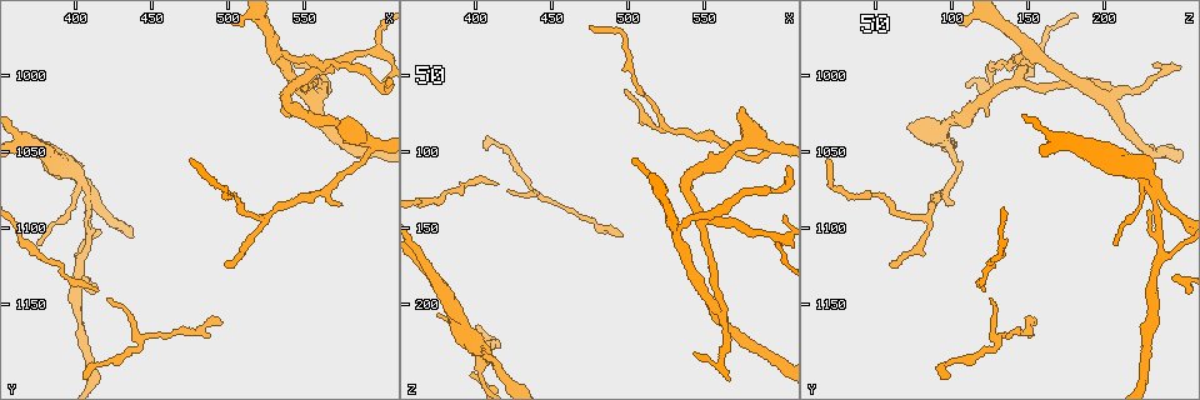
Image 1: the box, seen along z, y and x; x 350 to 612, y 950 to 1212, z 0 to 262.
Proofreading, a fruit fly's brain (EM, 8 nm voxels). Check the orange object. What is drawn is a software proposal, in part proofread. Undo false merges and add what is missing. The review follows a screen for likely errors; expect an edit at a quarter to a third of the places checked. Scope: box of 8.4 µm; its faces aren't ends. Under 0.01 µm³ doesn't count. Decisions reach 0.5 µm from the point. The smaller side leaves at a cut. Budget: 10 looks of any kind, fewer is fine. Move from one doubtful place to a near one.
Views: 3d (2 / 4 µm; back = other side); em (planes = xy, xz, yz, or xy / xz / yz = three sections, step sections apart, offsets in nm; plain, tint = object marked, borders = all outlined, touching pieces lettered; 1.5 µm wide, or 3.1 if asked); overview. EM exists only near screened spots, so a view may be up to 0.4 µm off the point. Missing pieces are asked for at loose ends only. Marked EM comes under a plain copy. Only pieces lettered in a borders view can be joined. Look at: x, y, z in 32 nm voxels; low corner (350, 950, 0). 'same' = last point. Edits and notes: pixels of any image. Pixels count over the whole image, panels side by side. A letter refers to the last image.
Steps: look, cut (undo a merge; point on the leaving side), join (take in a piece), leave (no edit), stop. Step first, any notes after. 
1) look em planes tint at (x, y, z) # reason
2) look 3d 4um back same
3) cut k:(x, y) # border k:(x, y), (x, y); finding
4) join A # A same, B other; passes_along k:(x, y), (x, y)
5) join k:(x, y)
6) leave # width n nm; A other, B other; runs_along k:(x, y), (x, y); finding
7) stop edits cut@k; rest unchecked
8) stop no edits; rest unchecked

look 3d 2um at (532, 984, 150) # three-way junction

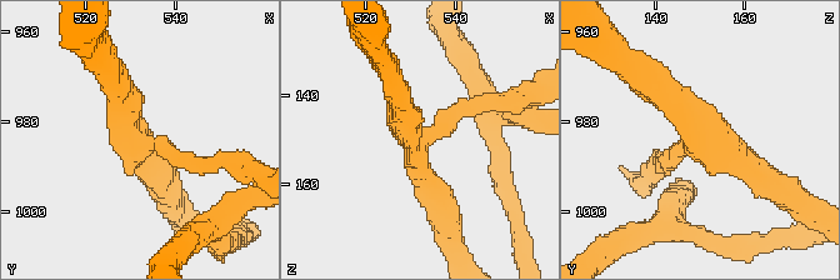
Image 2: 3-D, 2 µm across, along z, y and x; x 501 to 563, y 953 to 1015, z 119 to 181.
look em xz step 8 tint at (533, 986, 151) # arms 3; arm_widths 170, 200, 220 nm

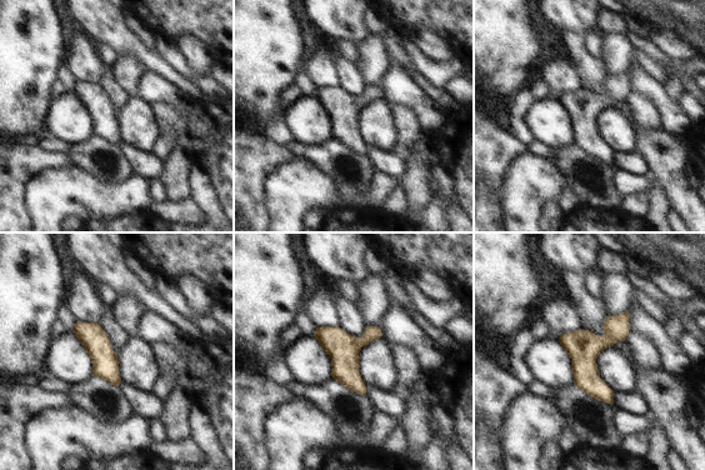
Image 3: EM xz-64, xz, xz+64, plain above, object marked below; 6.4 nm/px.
look em planes borders same # cut it another way

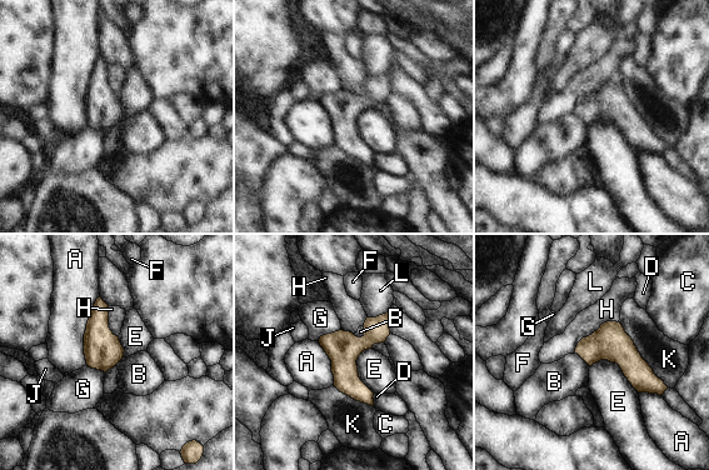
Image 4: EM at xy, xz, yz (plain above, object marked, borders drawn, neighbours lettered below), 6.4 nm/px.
leave # A other, B other, C other, D other, E other, F other, G other, H other, J other, K other, L other; border 4:(590, 365), (614, 361), (638, 393); all the same neuron

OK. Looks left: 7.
look em yz step 4 tint at (496, 1164, 156) # an open end

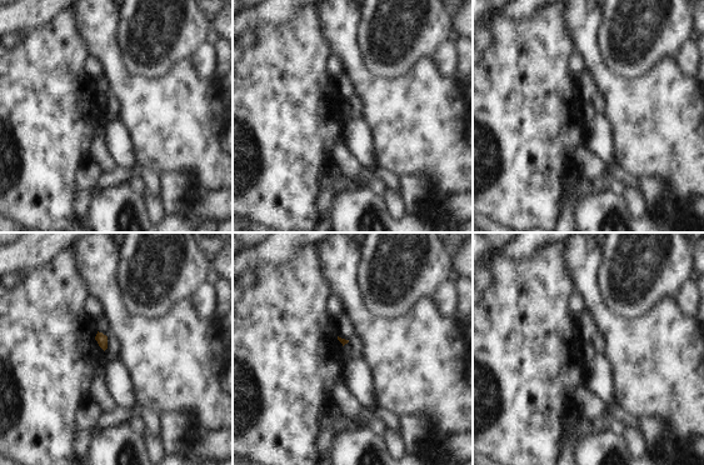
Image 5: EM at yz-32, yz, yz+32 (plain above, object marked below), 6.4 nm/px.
look em xy step 8 borders same # another direction

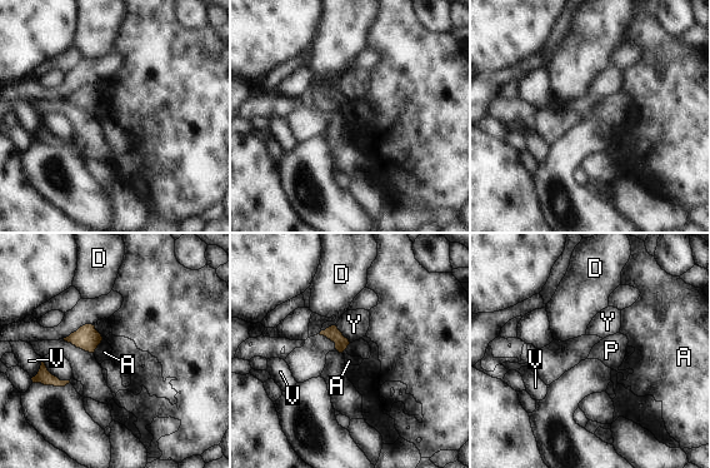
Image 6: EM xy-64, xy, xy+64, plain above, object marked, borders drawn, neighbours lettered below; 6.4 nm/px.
join 6:(359, 348) # A other, D other, P same, V other, Y other; passes_along 6:(333, 333), (348, 344), (359, 348); the neuron continues

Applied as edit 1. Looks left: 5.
look overview # redraw

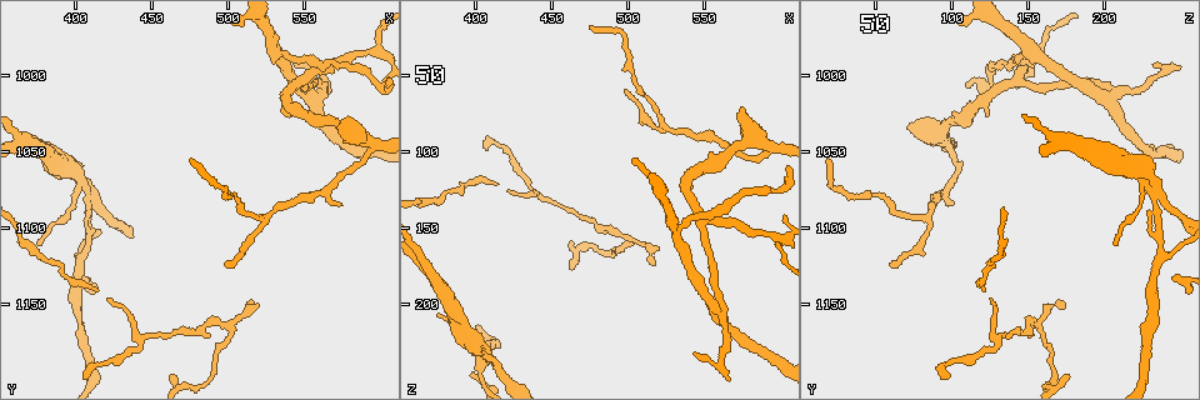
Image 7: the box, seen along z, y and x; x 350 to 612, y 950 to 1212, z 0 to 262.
look em planes borders at (554, 1014, 198) # touches itself

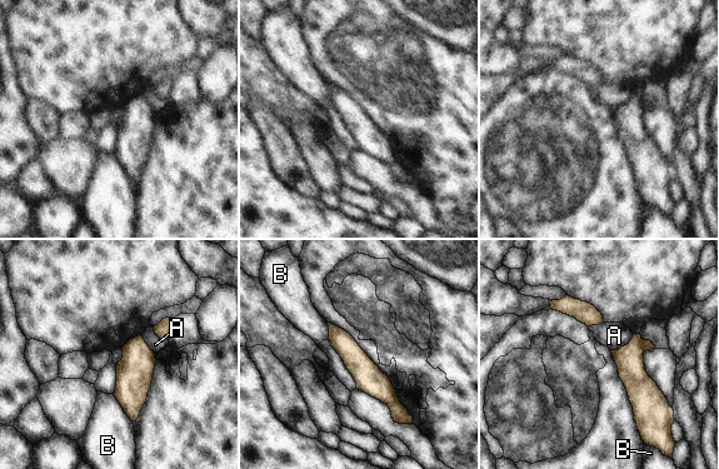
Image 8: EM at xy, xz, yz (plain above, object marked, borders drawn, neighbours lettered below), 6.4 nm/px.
cut 8:(647, 344) # A other, B other; a second neuron is stuck on

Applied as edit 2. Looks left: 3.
stop edits join@6, cut@8; rest unchecked

